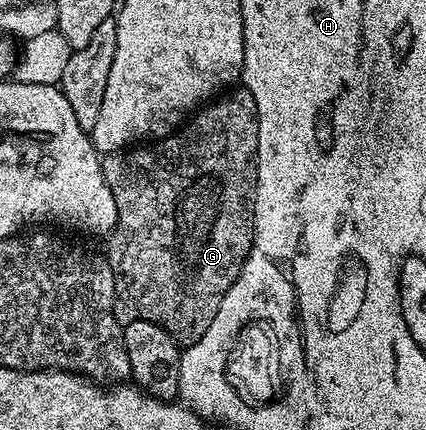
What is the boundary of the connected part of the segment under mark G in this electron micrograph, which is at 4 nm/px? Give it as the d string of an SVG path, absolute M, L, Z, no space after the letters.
M243 86L234 87L225 95L196 109L192 119L172 136L146 143L144 146L130 146L122 151L101 156L103 178L111 190L111 198L115 198L115 210L117 211L117 224L107 236L107 241L109 240L107 259L115 278L113 312L117 316L117 321L123 326L136 320L155 322L155 326L163 326L163 330L167 330L167 334L171 334L171 338L179 346L194 344L207 330L207 326L211 326L211 318L215 318L215 310L219 310L219 302L223 302L223 294L227 294L227 290L231 290L253 245L253 189L257 162L255 98L251 98L251 94Z

